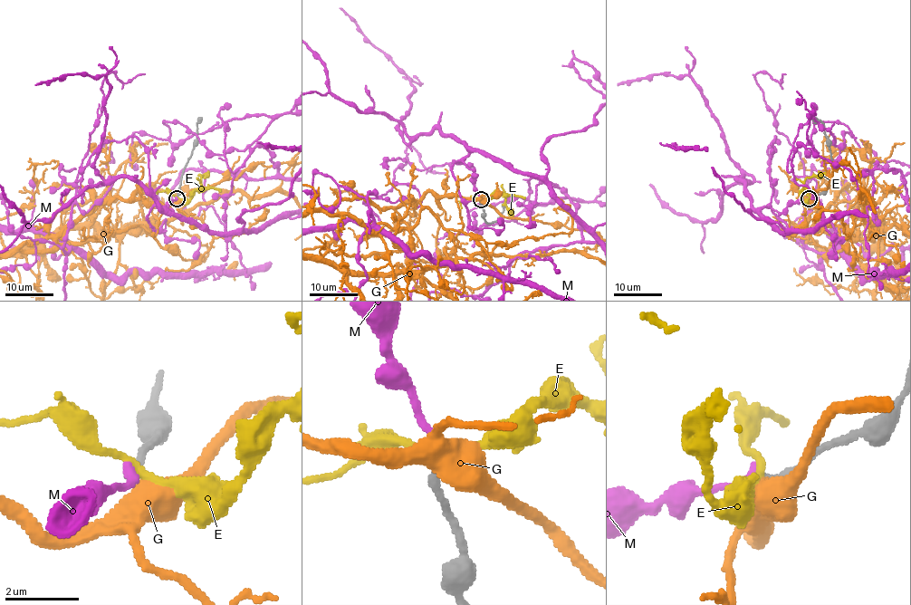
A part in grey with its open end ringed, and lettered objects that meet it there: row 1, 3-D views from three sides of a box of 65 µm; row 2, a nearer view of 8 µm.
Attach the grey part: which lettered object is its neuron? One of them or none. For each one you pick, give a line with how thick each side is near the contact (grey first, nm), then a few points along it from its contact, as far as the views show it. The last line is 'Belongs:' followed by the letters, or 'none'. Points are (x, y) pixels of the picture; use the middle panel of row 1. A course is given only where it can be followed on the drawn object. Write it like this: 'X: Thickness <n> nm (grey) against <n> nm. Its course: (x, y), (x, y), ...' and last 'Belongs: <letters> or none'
M: Thickness 220 nm (grey) against 240 nm
Belongs: M

